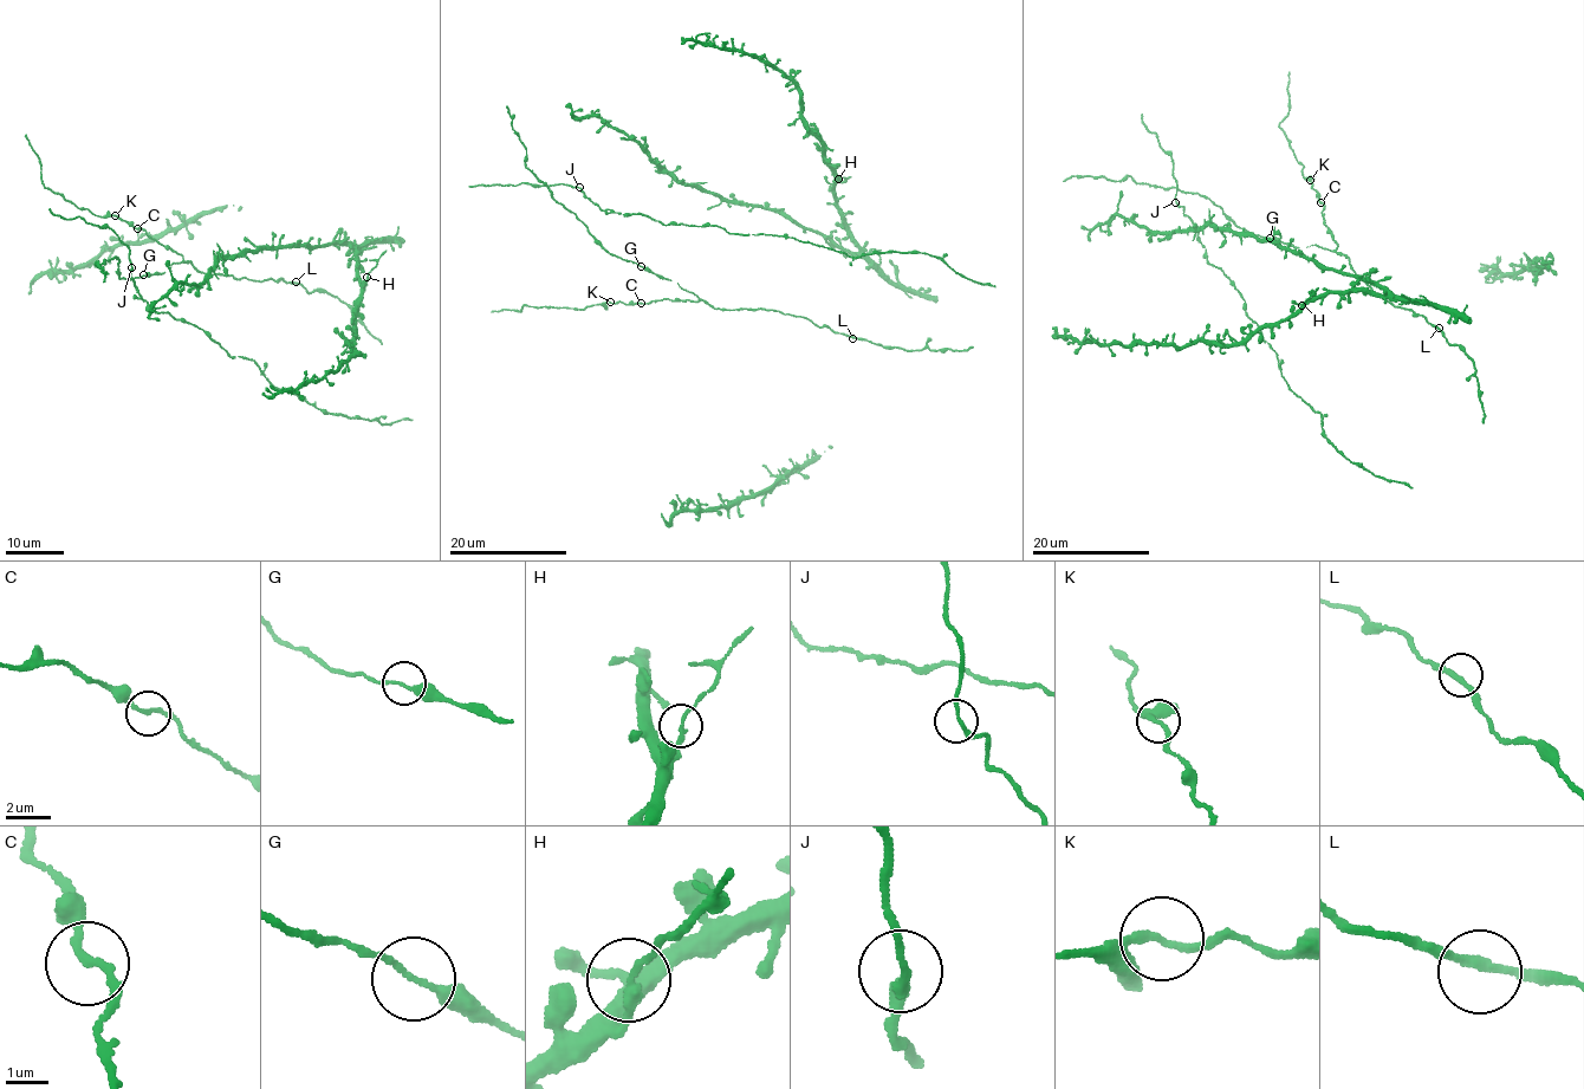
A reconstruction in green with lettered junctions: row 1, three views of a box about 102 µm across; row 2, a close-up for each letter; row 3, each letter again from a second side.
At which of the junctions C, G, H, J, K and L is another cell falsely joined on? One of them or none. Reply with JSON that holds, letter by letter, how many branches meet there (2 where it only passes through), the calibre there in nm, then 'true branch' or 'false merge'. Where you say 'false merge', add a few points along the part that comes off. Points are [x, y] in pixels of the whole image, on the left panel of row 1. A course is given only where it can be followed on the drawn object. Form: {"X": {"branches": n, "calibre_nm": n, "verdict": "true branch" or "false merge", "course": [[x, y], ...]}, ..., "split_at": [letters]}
{"C": {"branches": 2, "calibre_nm": 170, "verdict": "true branch"}, "G": {"branches": 2, "calibre_nm": 170, "verdict": "true branch"}, "H": {"branches": 2, "calibre_nm": 170, "verdict": "false merge", "course": [[367, 276], [387, 251]]}, "J": {"branches": 2, "calibre_nm": 180, "verdict": "true branch"}, "K": {"branches": 2, "calibre_nm": 170, "verdict": "true branch"}, "L": {"branches": 2, "calibre_nm": 200, "verdict": "true branch"}, "split_at": ["H"]}

